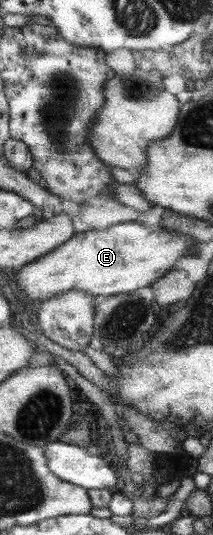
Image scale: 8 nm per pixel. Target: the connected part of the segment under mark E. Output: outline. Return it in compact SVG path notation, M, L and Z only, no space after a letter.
M125 222L105 230L91 229L75 233L53 252L26 264L16 272L16 284L33 304L42 304L59 294L79 291L95 296L114 296L134 292L150 284L173 268L173 263L195 245L188 236L177 232L153 232L141 224Z

